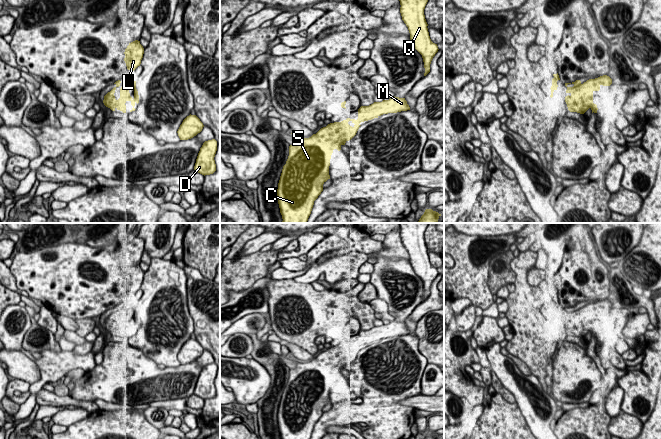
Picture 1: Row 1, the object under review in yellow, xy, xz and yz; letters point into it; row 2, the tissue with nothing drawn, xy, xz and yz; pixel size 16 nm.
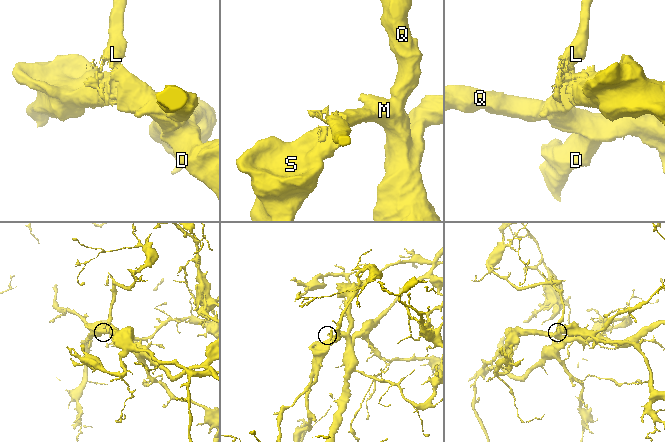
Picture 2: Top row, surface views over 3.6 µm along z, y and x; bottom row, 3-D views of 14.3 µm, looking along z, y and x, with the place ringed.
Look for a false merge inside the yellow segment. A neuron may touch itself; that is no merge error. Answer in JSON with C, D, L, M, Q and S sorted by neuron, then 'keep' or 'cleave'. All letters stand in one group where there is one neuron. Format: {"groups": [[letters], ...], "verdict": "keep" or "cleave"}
{"groups": [["C", "D", "L", "M", "Q", "S"]], "verdict": "keep"}

